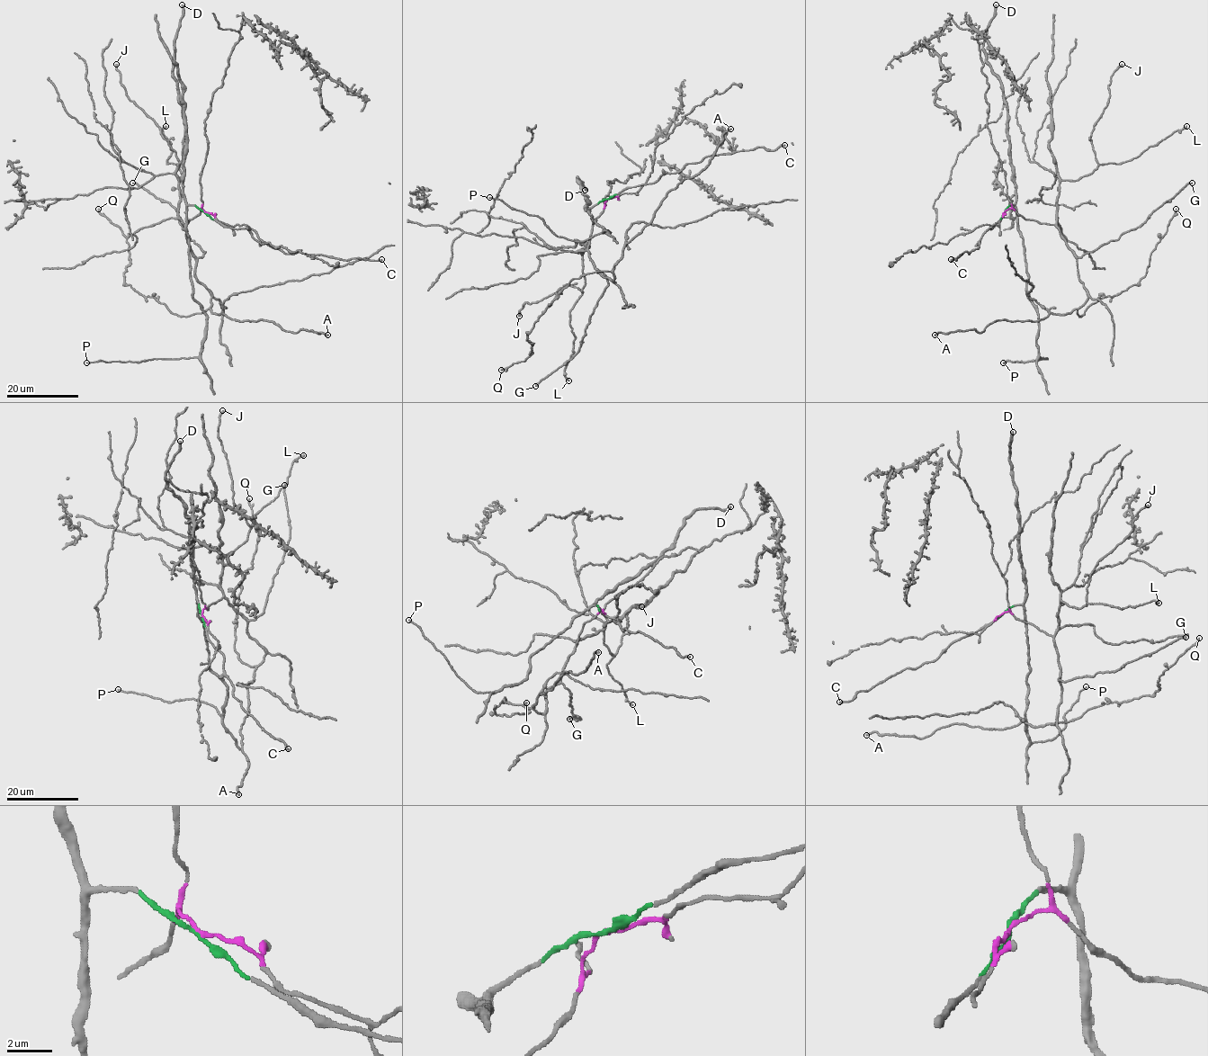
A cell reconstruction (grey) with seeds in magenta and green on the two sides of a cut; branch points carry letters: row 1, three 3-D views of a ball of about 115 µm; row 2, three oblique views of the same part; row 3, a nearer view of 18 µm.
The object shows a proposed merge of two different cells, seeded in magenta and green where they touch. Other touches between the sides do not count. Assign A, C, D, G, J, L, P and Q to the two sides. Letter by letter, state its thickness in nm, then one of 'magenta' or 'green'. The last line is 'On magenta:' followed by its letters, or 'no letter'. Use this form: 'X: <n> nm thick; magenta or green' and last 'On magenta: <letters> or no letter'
A: 240 nm thick; magenta
C: 280 nm thick; green
D: 360 nm thick; green
G: 240 nm thick; magenta
J: 320 nm thick; magenta
L: 240 nm thick; magenta
P: 180 nm thick; green
Q: 190 nm thick; magenta
On magenta: A, G, J, L, Q

